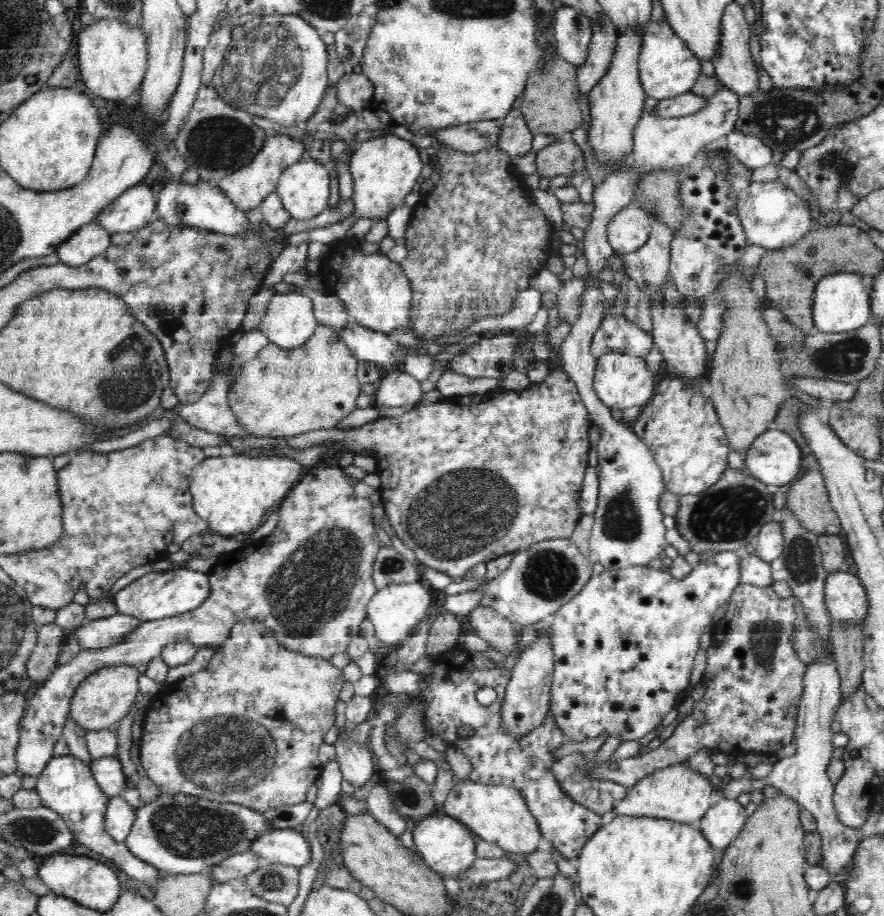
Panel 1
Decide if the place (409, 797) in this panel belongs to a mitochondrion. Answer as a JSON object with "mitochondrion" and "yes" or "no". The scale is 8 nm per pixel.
{"mitochondrion":"yes"}

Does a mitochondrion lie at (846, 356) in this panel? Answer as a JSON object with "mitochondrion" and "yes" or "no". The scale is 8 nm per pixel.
{"mitochondrion":"yes"}

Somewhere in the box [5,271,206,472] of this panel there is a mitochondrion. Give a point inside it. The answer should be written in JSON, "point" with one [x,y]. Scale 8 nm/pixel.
{"point":[131,374]}

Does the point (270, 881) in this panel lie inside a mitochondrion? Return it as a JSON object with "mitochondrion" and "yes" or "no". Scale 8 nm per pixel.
{"mitochondrion":"yes"}

